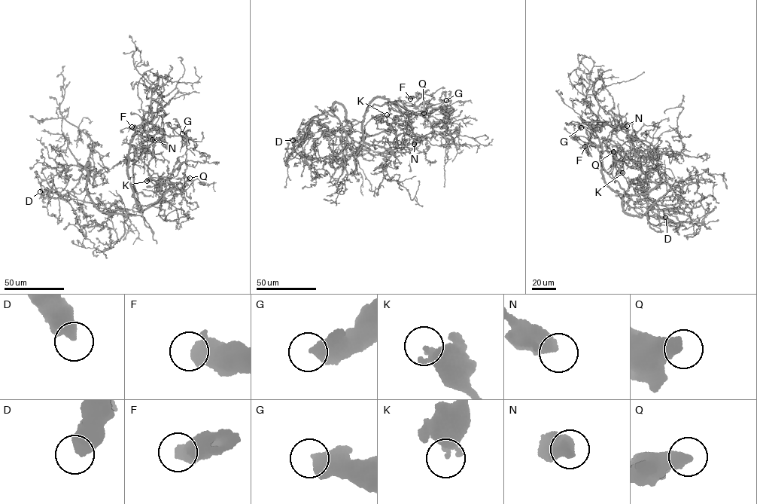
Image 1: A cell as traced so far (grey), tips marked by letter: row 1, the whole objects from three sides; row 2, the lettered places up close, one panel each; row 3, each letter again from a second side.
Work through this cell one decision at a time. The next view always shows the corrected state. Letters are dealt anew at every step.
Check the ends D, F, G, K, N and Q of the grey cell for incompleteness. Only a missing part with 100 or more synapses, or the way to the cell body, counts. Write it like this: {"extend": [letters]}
{"extend": []}

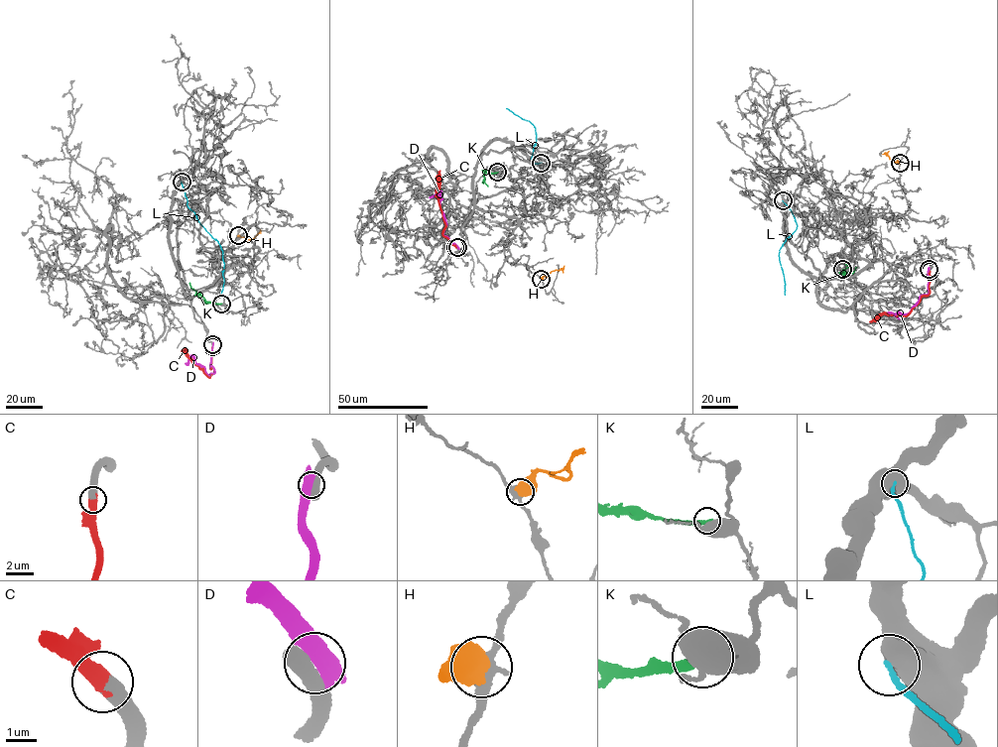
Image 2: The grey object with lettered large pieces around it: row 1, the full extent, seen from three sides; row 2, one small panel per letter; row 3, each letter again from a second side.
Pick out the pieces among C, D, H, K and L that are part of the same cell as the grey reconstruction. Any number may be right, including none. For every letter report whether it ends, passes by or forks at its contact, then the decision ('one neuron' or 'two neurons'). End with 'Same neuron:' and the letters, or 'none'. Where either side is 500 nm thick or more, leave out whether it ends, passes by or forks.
C: one neuron
D: two neurons
H: two neurons
K: it ends there; two neurons
L: two neurons
Same neuron: C

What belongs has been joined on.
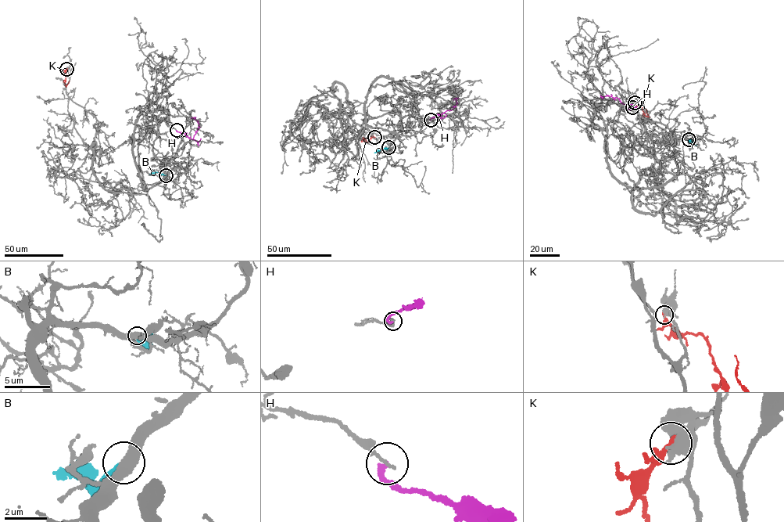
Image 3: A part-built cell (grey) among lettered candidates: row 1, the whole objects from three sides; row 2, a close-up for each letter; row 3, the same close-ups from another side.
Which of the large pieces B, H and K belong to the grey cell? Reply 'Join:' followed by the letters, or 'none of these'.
Join: none of these

